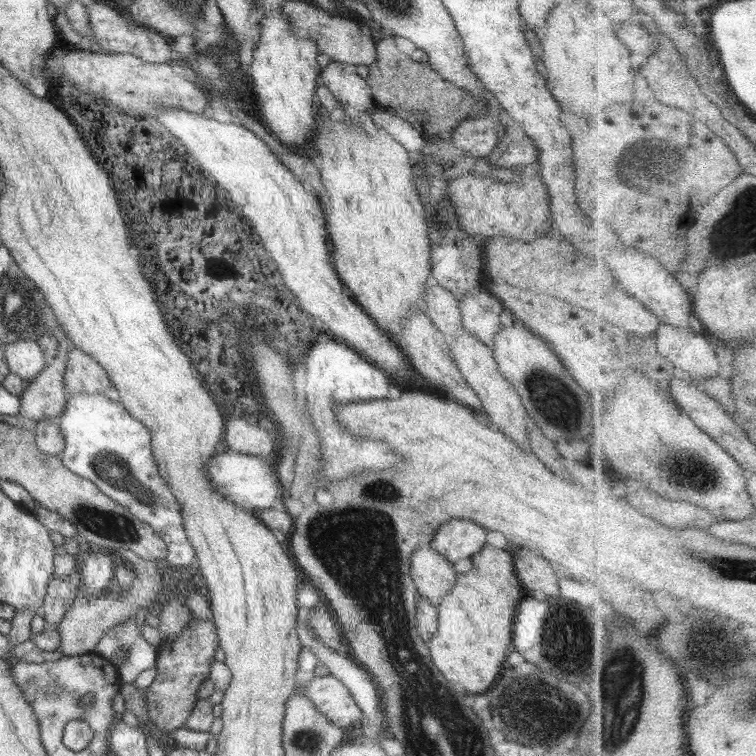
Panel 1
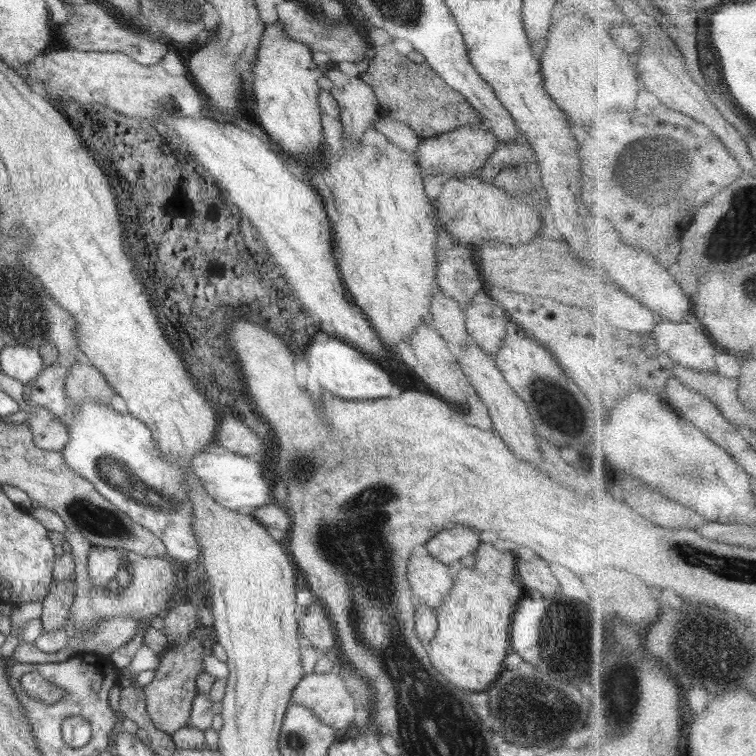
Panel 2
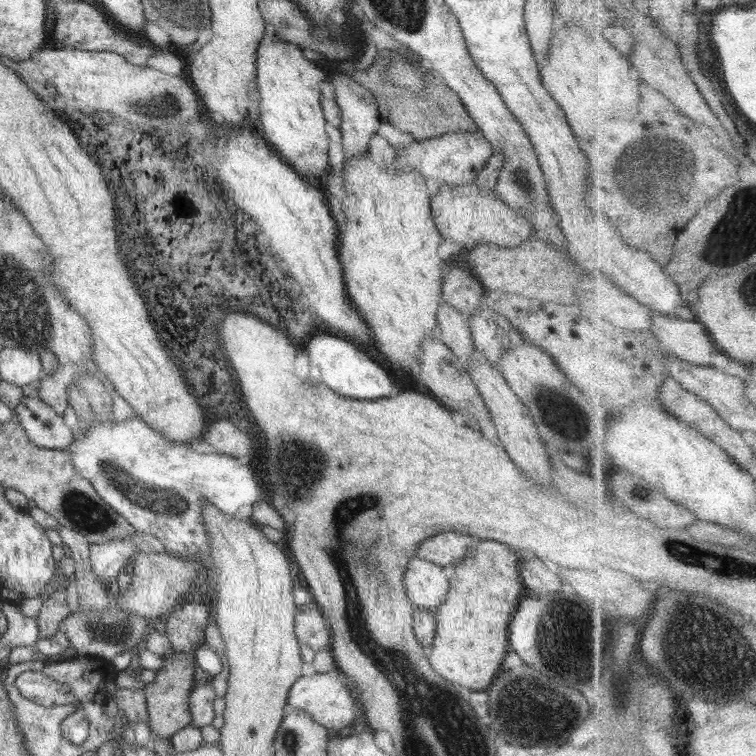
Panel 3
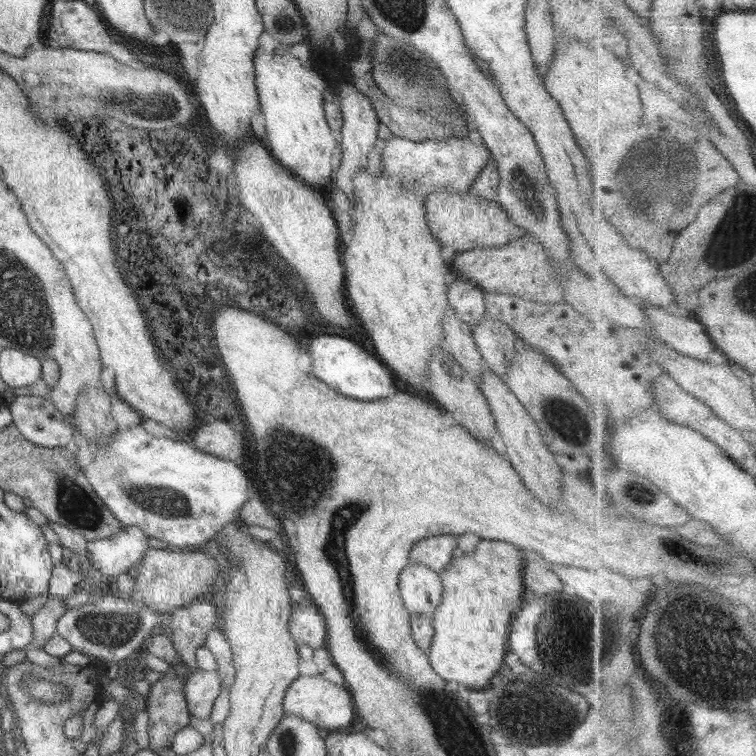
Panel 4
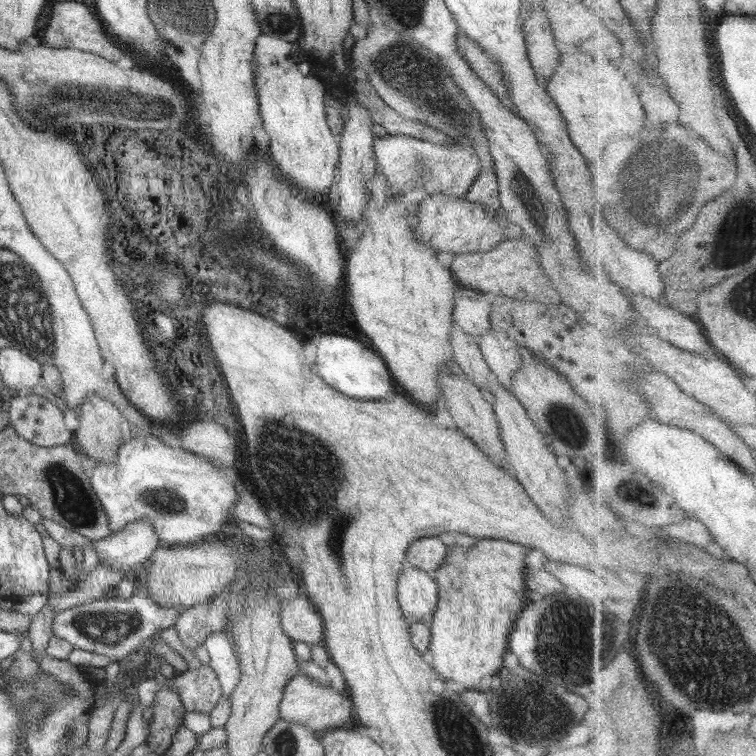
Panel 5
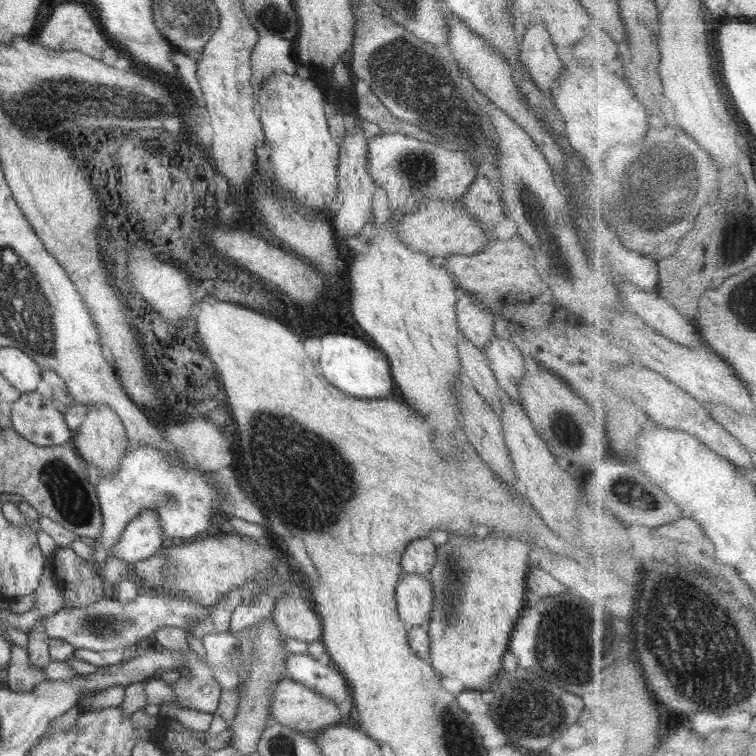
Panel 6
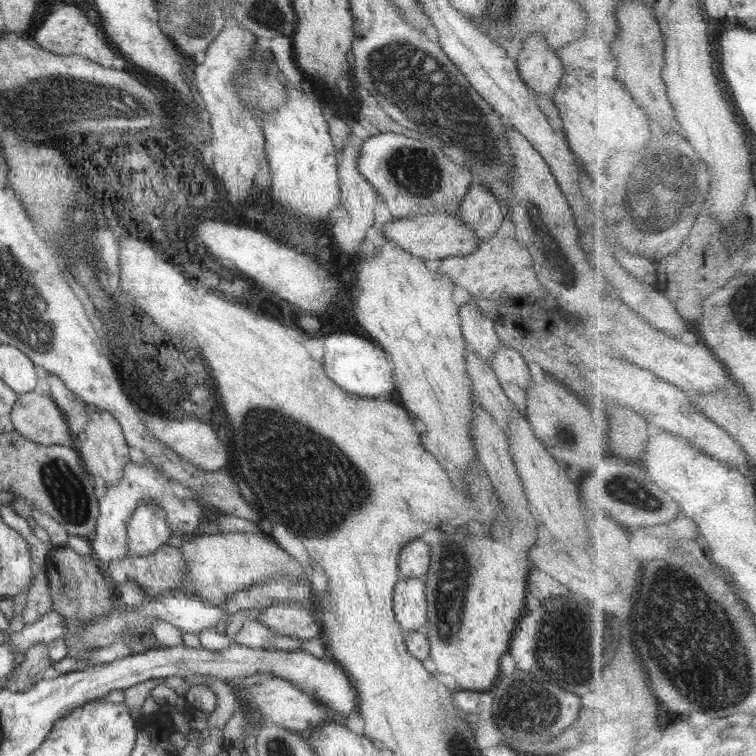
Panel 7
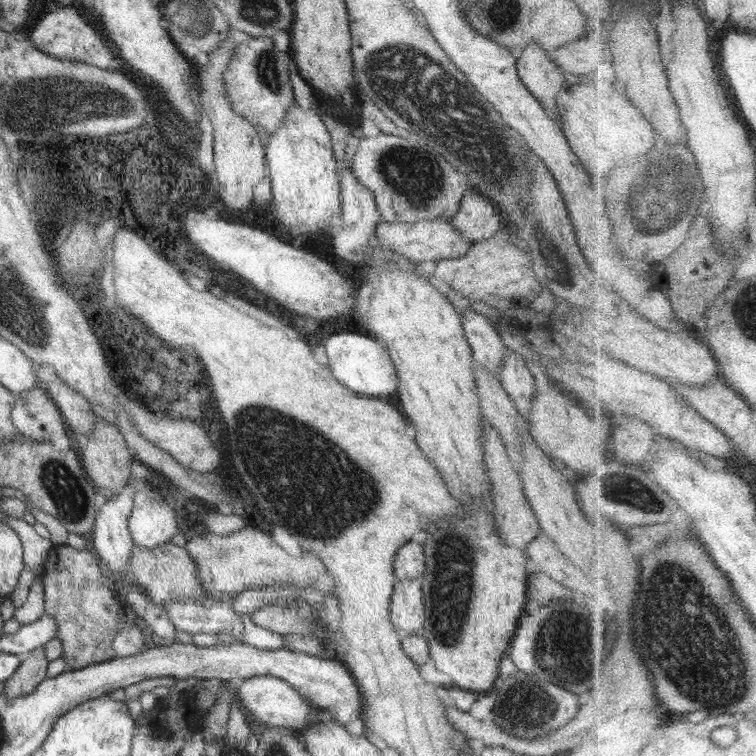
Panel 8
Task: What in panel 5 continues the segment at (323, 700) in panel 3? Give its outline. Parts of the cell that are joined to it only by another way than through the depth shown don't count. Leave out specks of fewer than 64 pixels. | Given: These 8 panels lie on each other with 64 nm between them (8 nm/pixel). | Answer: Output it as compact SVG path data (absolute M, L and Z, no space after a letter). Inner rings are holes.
M304 674L293 675L290 682L286 682L286 688L282 690L282 700L278 702L280 719L304 725L317 733L328 729L340 728L350 721L351 704L346 689L338 690L335 686L324 687L312 681Z

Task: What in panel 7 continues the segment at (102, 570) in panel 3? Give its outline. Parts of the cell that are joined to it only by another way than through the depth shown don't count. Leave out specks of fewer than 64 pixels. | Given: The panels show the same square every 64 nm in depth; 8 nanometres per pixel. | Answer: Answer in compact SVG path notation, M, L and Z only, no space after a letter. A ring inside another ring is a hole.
M140 502L127 524L128 556L148 556L172 535L164 510L156 502Z

